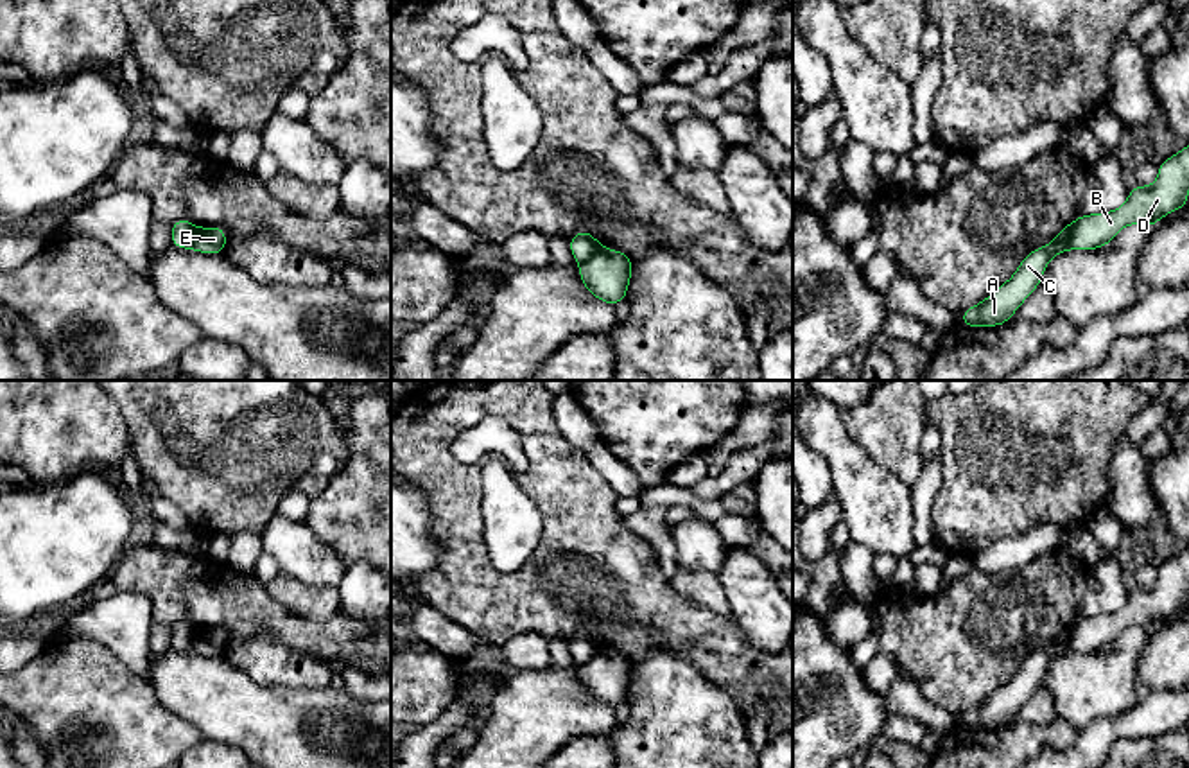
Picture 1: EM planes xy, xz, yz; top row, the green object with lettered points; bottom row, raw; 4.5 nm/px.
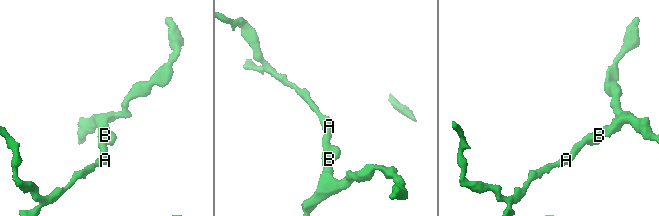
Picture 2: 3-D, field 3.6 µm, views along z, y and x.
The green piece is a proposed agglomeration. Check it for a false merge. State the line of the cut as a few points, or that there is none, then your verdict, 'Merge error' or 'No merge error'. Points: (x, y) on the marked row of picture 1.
Split along yz (1076, 219), (1069, 248). Merge error

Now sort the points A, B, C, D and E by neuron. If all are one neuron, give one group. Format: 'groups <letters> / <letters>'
groups A C / B D E

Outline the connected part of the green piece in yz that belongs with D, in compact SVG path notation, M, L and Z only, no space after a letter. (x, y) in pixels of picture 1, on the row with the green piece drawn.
M1189 144L1159 165L1157 181L1151 187L1135 185L1128 190L1128 201L1114 212L1081 214L1072 224L1071 249L1099 249L1128 224L1137 223L1150 230L1167 214L1187 208L1189 197Z

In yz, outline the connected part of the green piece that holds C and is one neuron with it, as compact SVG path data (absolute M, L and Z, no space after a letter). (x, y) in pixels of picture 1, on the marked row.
M1076 219L1063 226L1047 246L1029 251L1008 282L999 285L981 303L961 312L959 323L970 328L1006 325L1026 298L1040 285L1047 262L1071 249L1069 237L1074 223Z

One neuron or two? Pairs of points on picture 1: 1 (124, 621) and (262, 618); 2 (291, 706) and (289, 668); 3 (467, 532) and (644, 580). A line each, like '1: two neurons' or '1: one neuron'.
1: two neurons
2: two neurons
3: one neuron

